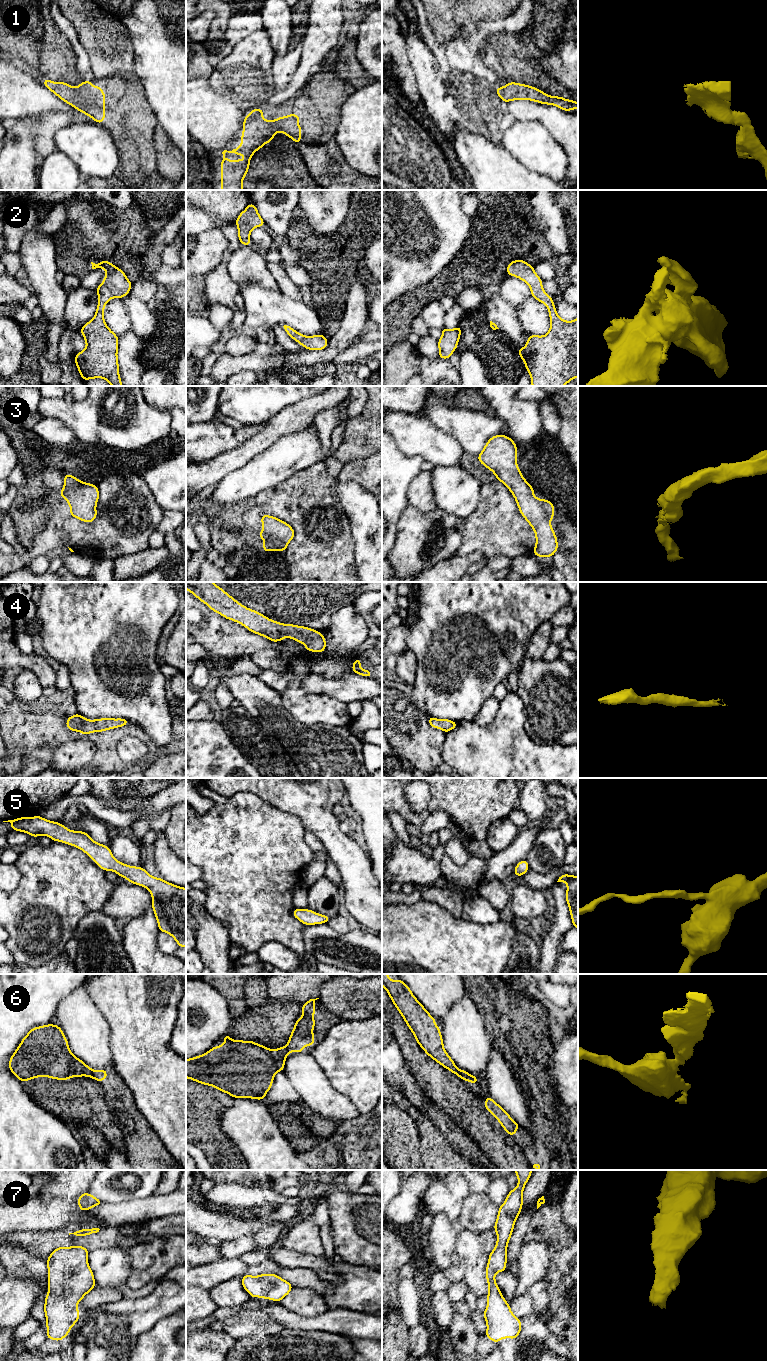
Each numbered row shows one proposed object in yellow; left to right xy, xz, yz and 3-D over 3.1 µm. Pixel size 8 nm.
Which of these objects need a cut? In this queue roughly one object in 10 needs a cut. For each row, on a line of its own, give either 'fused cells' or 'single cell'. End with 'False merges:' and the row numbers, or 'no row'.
1: single cell
2: single cell
3: single cell
4: single cell
5: single cell
6: fused cells
7: single cell
False merges: 6

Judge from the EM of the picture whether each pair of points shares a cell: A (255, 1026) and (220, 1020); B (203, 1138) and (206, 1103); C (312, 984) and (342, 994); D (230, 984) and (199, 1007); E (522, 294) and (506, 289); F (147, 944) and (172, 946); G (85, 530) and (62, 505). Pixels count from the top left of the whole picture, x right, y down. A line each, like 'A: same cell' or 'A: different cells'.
A: different cells
B: same cell
C: different cells
D: different cells
E: same cell
F: different cells
G: different cells

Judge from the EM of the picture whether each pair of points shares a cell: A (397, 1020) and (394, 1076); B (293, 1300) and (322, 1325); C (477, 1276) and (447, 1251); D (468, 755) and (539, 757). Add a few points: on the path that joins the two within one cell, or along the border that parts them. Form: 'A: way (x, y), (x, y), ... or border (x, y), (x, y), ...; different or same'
A: border (392, 1029), (392, 1034), (400, 1048), (405, 1063); different
B: border (329, 1308), (314, 1316), (301, 1316), (289, 1310); different
C: border (454, 1246), (455, 1253); different
D: way (486, 758), (492, 761), (521, 761); same

